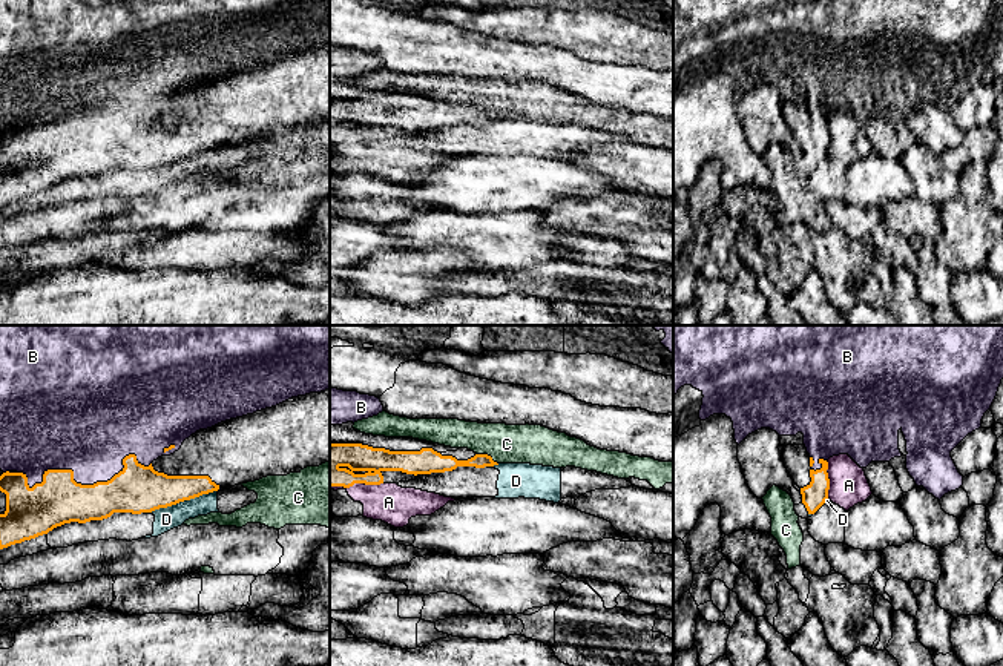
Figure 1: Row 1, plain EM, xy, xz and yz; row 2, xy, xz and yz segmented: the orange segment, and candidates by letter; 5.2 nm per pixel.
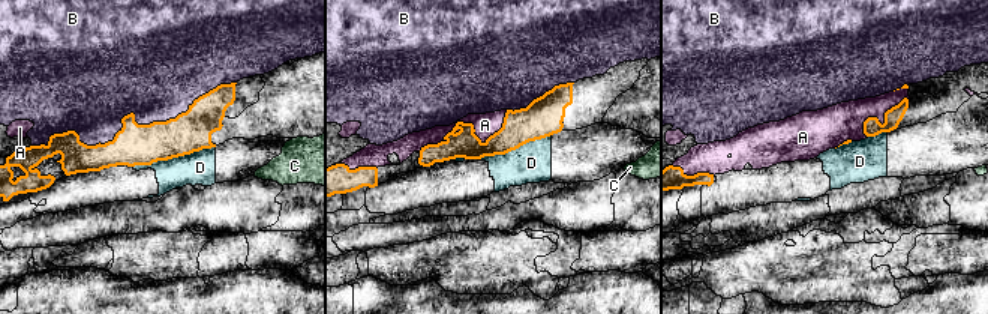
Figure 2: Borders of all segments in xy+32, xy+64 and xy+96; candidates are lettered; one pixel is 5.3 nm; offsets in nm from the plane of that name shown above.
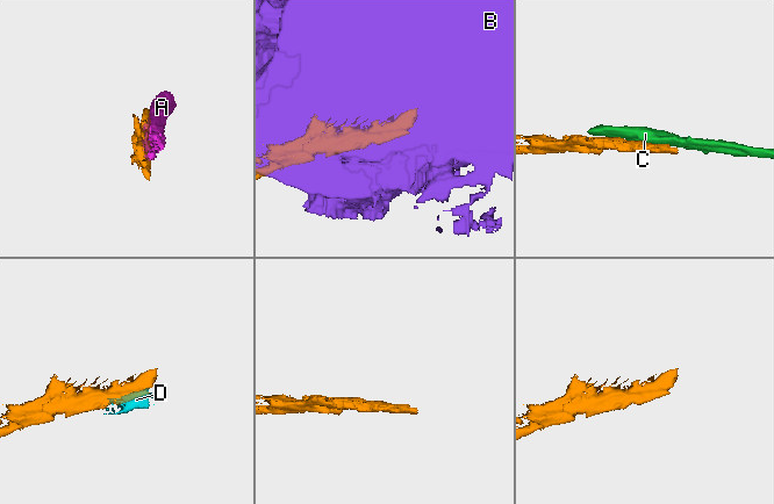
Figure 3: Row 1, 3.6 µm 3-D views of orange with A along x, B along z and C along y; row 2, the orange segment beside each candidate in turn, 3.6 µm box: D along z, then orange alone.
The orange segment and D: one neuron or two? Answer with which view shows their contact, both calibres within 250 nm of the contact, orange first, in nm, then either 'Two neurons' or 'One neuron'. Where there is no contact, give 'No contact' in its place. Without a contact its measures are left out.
Touches orange in xy. Thickness 240 nm (orange) against 120 nm. Two neurons

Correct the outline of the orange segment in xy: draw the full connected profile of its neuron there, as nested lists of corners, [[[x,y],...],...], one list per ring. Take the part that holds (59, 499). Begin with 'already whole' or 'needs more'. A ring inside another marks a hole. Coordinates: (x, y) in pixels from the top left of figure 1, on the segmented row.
already whole | [[[135,454],[126,456],[123,465],[110,480],[94,485],[77,483],[72,470],[48,470],[43,482],[32,488],[26,474],[3,473],[0,491],[6,494],[6,511],[0,514],[0,549],[48,534],[64,523],[103,520],[113,513],[152,513],[219,490],[209,476],[167,476],[155,471],[152,463],[141,465]]]

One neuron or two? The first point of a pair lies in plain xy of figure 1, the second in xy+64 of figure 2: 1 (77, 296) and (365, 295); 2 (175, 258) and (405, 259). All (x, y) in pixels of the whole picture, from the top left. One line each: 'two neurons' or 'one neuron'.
1: one neuron
2: one neuron

